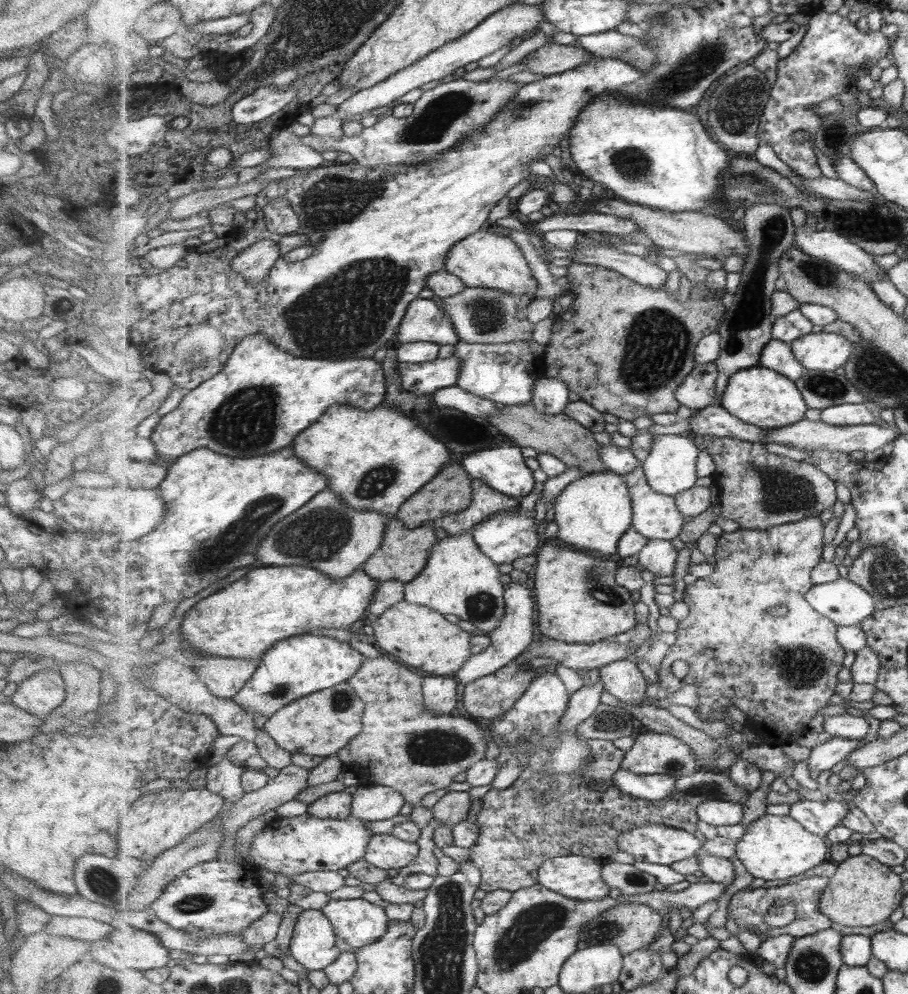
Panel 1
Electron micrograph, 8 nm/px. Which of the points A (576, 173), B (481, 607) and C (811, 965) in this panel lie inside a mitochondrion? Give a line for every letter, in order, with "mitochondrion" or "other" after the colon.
A: other
B: mitochondrion
C: mitochondrion

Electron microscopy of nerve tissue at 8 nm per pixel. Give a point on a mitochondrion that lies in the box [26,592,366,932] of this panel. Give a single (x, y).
(100, 880)

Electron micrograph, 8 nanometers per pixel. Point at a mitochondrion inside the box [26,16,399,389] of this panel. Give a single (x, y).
(71, 126)

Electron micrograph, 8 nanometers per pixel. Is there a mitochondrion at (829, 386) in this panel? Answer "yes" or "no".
yes

